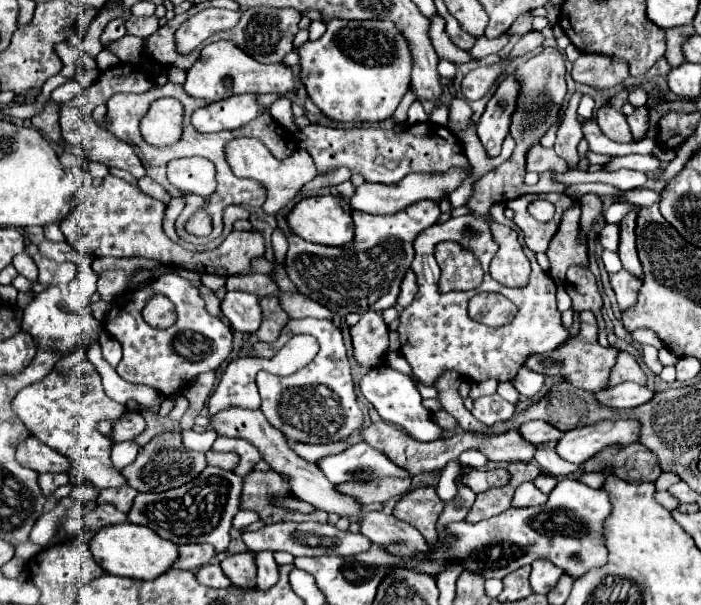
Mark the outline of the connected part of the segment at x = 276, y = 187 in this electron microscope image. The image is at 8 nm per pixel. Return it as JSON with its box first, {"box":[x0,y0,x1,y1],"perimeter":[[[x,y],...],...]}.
{"box":[225,138,317,214],"perimeter":[[[237,138],[227,144],[225,148],[226,160],[230,165],[232,172],[238,178],[251,178],[259,180],[265,190],[267,190],[267,200],[263,204],[263,210],[269,214],[275,214],[281,210],[285,204],[291,202],[291,198],[317,176],[317,168],[313,164],[313,158],[305,150],[297,150],[285,160],[277,160],[269,154],[269,150],[255,138]]]}

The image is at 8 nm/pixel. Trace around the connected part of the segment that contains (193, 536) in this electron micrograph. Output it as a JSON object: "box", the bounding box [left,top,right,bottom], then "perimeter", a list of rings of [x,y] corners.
{"box":[127,466,243,554],"perimeter":[[[207,466],[199,478],[187,482],[181,488],[163,492],[163,494],[137,494],[135,504],[127,518],[135,524],[149,526],[161,538],[183,544],[211,544],[215,552],[221,554],[229,546],[229,532],[233,528],[233,518],[241,508],[241,492],[243,492],[243,476],[235,472],[227,472],[221,468]]]}

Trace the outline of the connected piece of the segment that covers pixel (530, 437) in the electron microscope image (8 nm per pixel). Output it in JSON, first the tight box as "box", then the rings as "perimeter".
{"box":[517,422,563,444],"perimeter":[[[525,422],[525,424],[519,426],[517,432],[531,444],[541,444],[541,442],[547,442],[547,440],[555,442],[563,436],[561,430],[557,430],[555,426],[549,426],[547,422]]]}

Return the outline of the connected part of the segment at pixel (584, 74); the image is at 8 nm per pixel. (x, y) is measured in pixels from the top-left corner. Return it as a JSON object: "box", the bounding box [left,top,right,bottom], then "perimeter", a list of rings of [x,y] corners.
{"box":[571,54,629,90],"perimeter":[[[581,54],[571,70],[575,82],[593,86],[597,90],[611,90],[623,84],[629,78],[627,62],[597,56],[597,54]]]}

